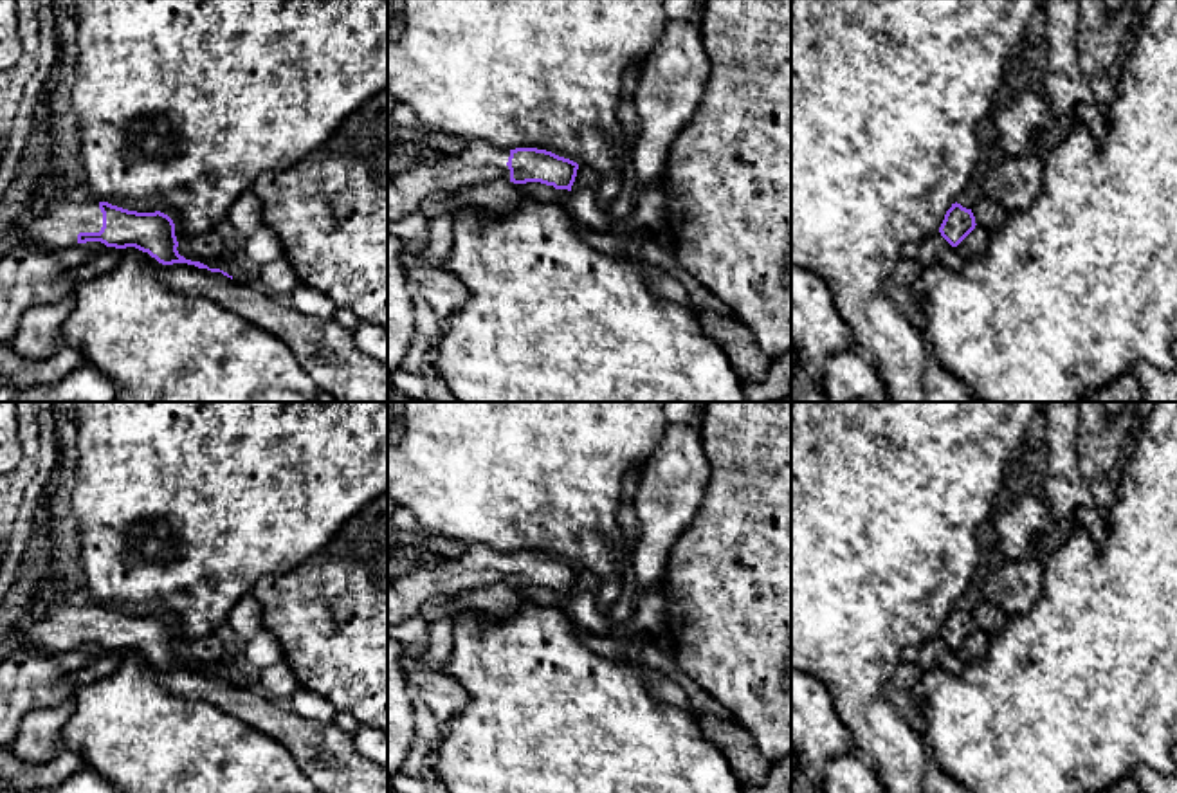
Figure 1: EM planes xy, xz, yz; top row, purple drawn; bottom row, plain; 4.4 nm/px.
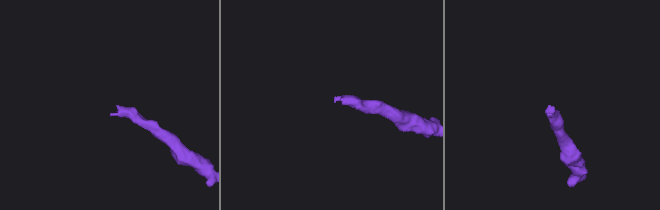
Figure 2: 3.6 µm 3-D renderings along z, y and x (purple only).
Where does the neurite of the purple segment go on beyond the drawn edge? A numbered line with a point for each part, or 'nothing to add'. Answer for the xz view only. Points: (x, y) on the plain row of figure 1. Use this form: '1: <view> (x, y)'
1: xz (480, 566)

